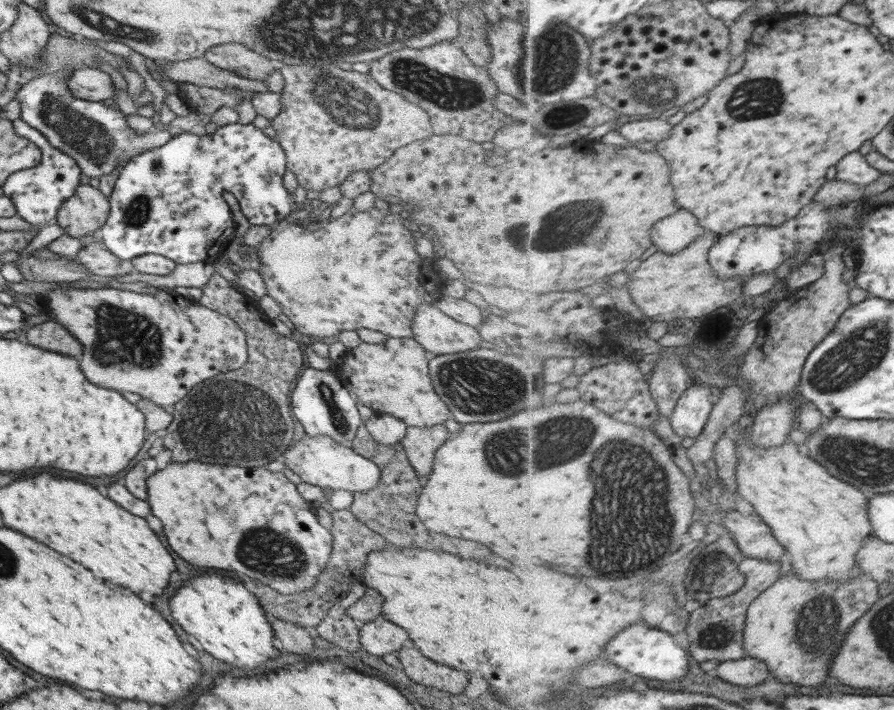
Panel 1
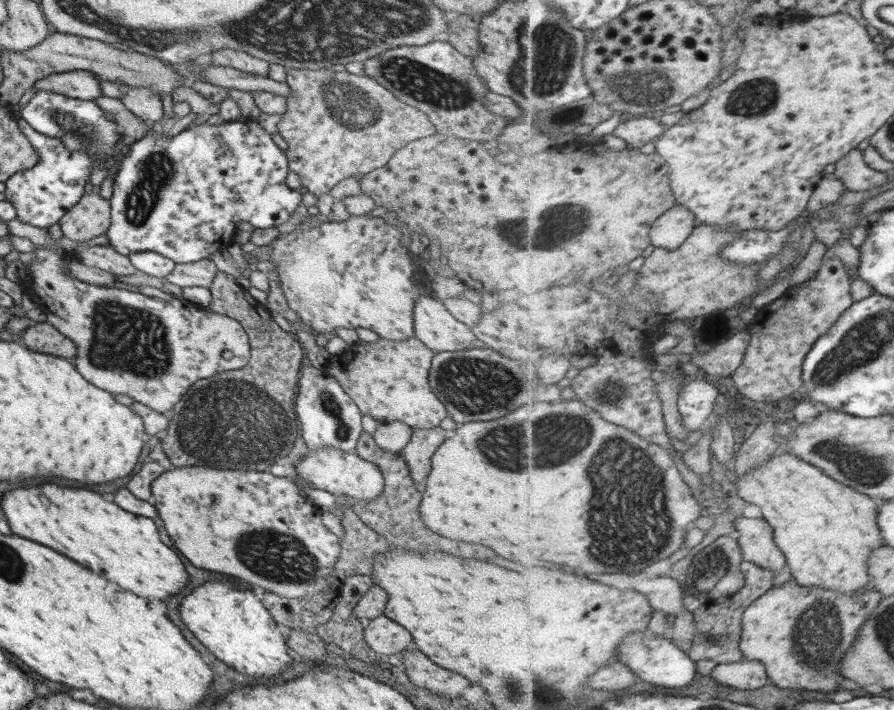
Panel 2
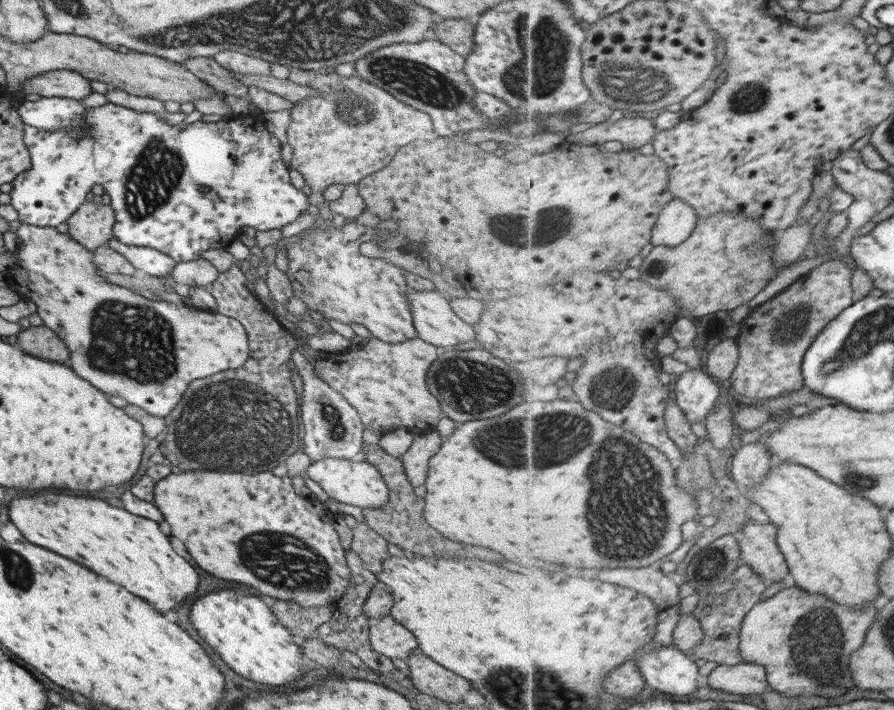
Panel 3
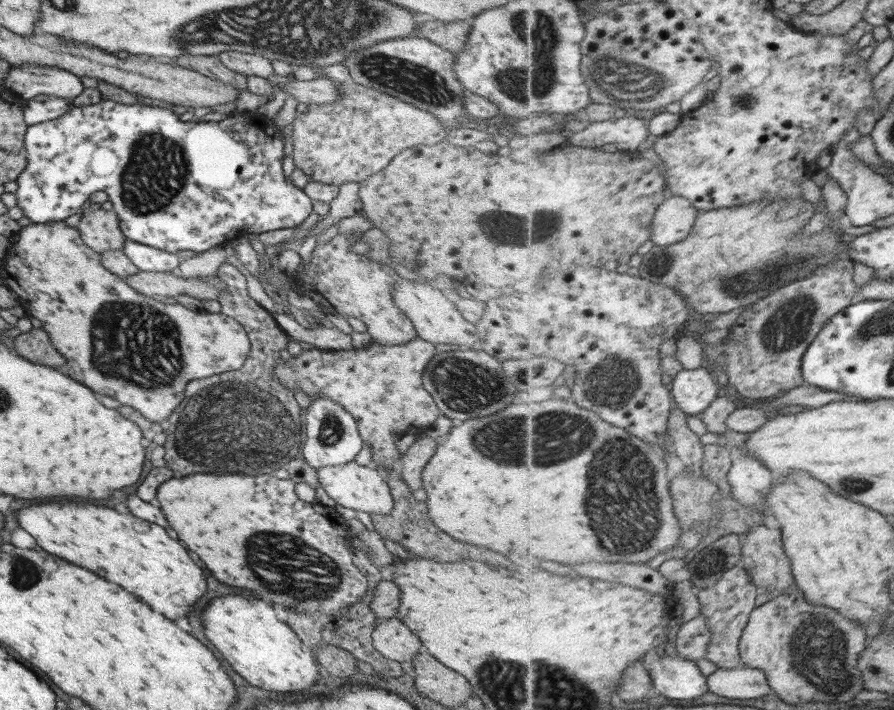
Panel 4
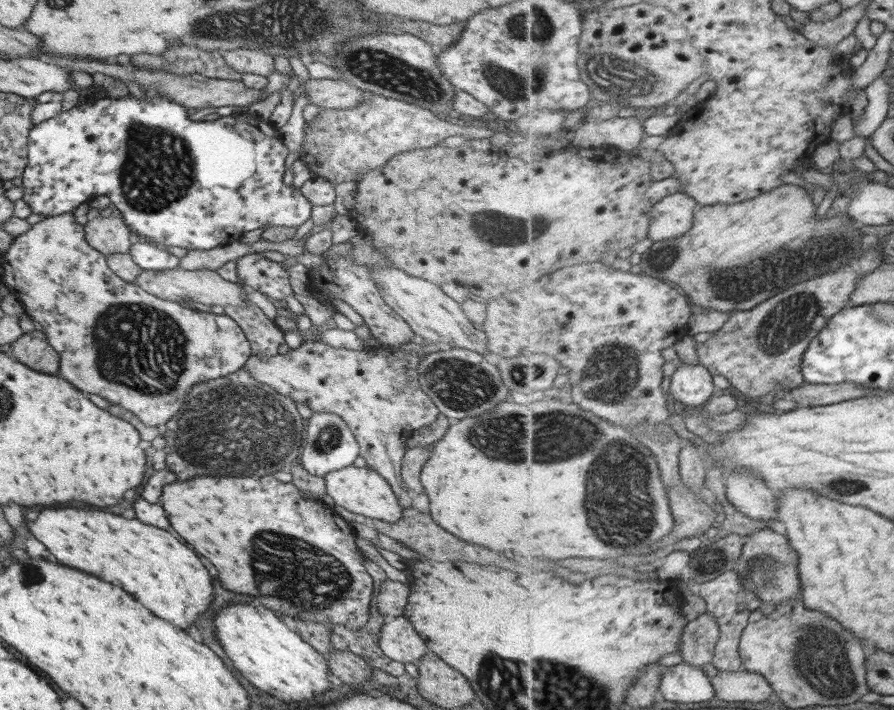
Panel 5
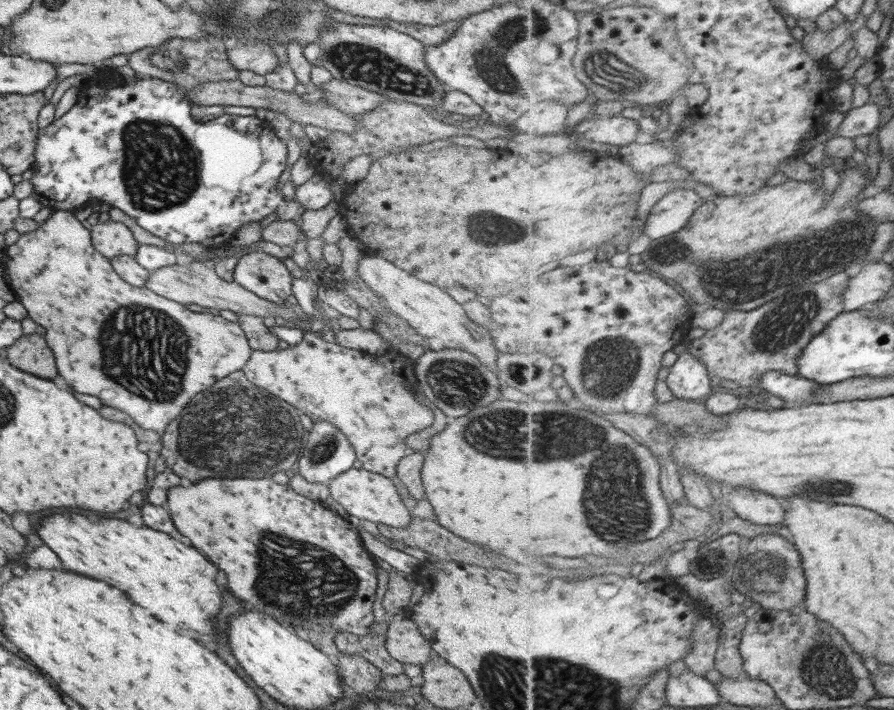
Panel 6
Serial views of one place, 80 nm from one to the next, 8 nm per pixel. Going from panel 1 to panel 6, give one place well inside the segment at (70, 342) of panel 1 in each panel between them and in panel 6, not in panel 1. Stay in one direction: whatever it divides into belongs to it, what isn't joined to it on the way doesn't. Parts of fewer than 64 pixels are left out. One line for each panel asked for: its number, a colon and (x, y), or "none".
2: (41, 337)
3: (38, 341)
4: (34, 346)
5: (31, 349)
6: (30, 353)

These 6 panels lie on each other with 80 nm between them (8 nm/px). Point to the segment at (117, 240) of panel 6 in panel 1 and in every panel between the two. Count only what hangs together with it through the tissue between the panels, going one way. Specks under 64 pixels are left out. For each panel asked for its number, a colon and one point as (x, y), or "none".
1: (86, 210)
2: (90, 217)
3: (90, 226)
4: (98, 230)
5: (109, 235)

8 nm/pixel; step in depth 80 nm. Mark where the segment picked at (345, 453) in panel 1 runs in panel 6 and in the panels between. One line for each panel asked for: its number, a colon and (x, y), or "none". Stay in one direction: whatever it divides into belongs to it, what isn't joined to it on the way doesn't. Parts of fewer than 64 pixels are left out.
2: (330, 469)
3: (355, 482)
4: (363, 488)
5: (361, 490)
6: (367, 495)

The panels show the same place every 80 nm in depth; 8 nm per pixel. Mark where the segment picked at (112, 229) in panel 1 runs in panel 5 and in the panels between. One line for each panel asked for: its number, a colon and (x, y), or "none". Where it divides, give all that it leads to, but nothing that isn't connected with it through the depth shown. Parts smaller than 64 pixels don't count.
2: (181, 196)
3: (182, 191)
4: (174, 185)
5: (194, 184)

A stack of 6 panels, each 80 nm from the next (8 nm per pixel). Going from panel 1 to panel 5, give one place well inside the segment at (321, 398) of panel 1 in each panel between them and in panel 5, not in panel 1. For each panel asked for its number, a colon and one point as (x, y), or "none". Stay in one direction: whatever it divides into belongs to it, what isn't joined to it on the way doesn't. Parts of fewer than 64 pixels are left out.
2: (327, 416)
3: (330, 428)
4: (331, 437)
5: (328, 445)

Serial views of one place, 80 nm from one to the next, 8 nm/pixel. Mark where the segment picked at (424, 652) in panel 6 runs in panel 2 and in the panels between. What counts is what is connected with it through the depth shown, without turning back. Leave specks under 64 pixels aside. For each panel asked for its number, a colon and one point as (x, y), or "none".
2: (383, 636)
3: (387, 637)
4: (392, 638)
5: (398, 640)

